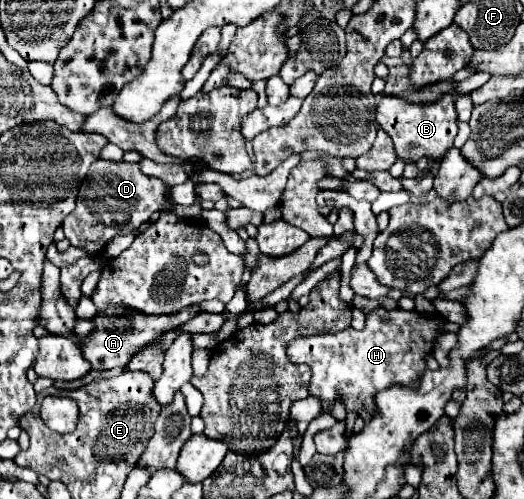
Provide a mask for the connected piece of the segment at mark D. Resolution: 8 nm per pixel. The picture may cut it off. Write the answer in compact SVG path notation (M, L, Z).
M98 159L90 165L88 175L84 177L76 209L64 219L64 233L72 247L80 247L94 257L104 251L108 241L116 235L126 235L136 231L142 223L146 223L156 211L174 211L176 203L170 197L172 187L166 187L164 181L148 177L140 171L138 163L112 163Z

